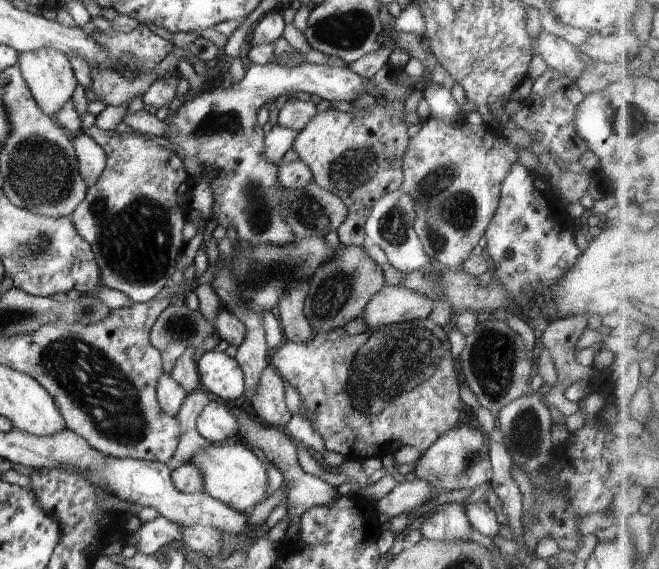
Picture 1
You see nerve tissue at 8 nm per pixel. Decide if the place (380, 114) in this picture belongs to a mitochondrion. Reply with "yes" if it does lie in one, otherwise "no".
no

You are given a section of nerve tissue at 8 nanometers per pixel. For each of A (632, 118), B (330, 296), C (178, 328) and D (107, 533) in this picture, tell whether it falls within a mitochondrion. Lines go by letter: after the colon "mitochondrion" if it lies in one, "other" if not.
A: mitochondrion
B: mitochondrion
C: mitochondrion
D: other

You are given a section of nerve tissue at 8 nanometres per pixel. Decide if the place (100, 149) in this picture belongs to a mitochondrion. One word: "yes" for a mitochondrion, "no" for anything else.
no

